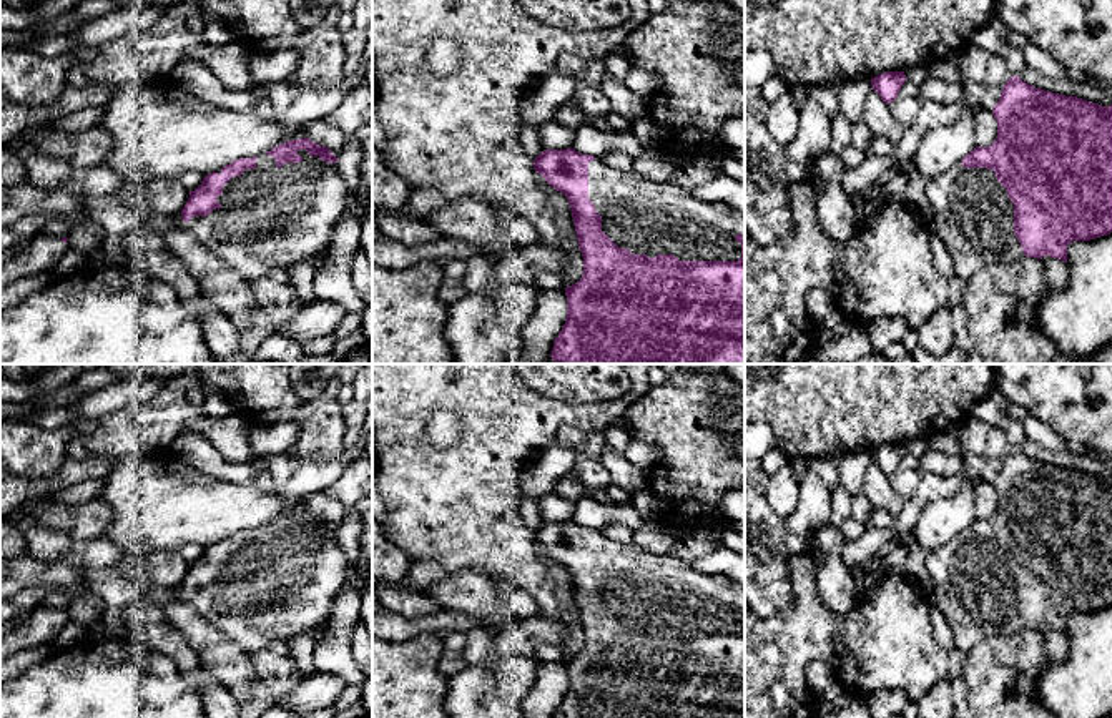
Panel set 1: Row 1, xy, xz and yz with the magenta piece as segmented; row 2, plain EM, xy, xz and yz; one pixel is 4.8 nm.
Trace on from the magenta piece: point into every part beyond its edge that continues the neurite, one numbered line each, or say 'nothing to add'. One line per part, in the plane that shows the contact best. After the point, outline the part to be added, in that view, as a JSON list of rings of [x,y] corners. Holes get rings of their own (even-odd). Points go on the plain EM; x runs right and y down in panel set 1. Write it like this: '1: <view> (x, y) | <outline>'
1: xz (645, 589) | [[[595,530],[588,535],[588,572],[602,588],[602,603],[618,618],[632,627],[647,627],[653,632],[657,627],[673,627],[678,633],[738,633],[741,617],[736,607],[745,607],[745,590],[721,587],[713,577],[696,572],[690,562],[675,553],[650,553],[635,543],[622,543]]]

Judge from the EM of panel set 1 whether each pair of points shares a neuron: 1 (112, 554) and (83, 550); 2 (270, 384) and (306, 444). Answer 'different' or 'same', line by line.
1: same
2: same

